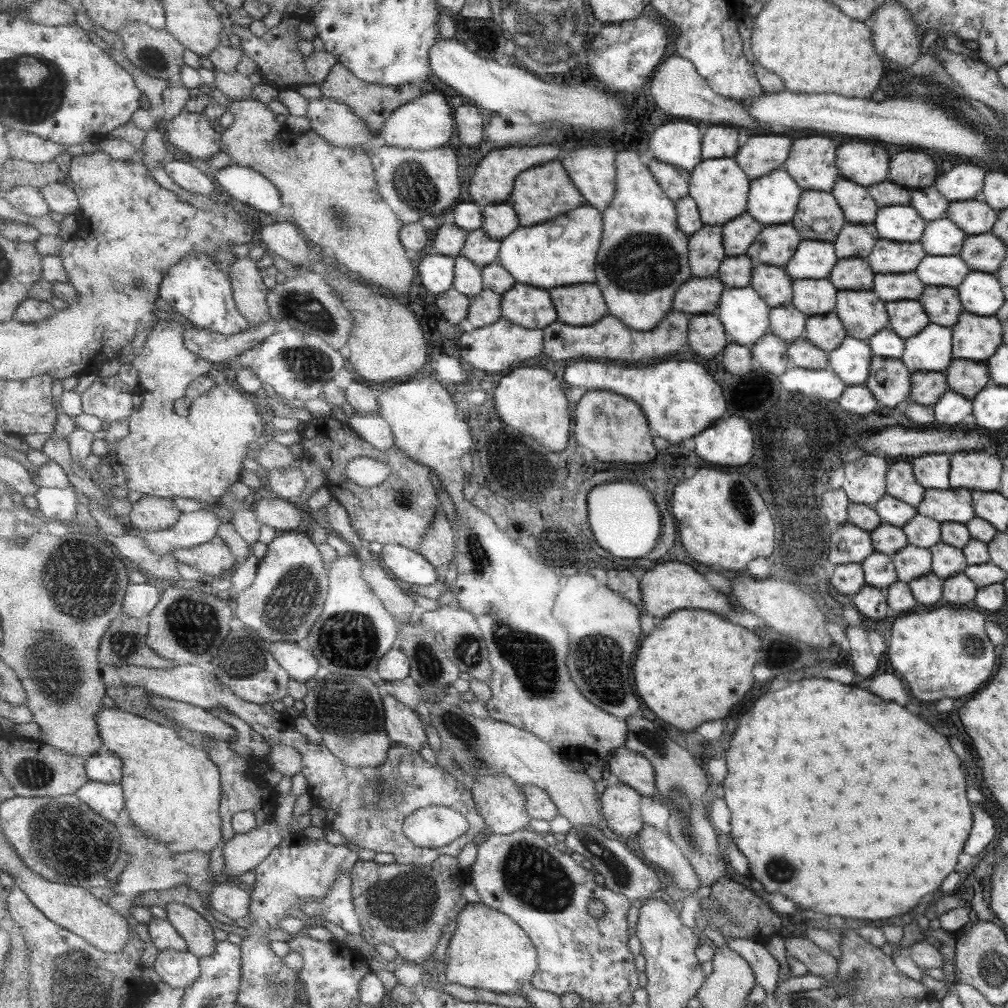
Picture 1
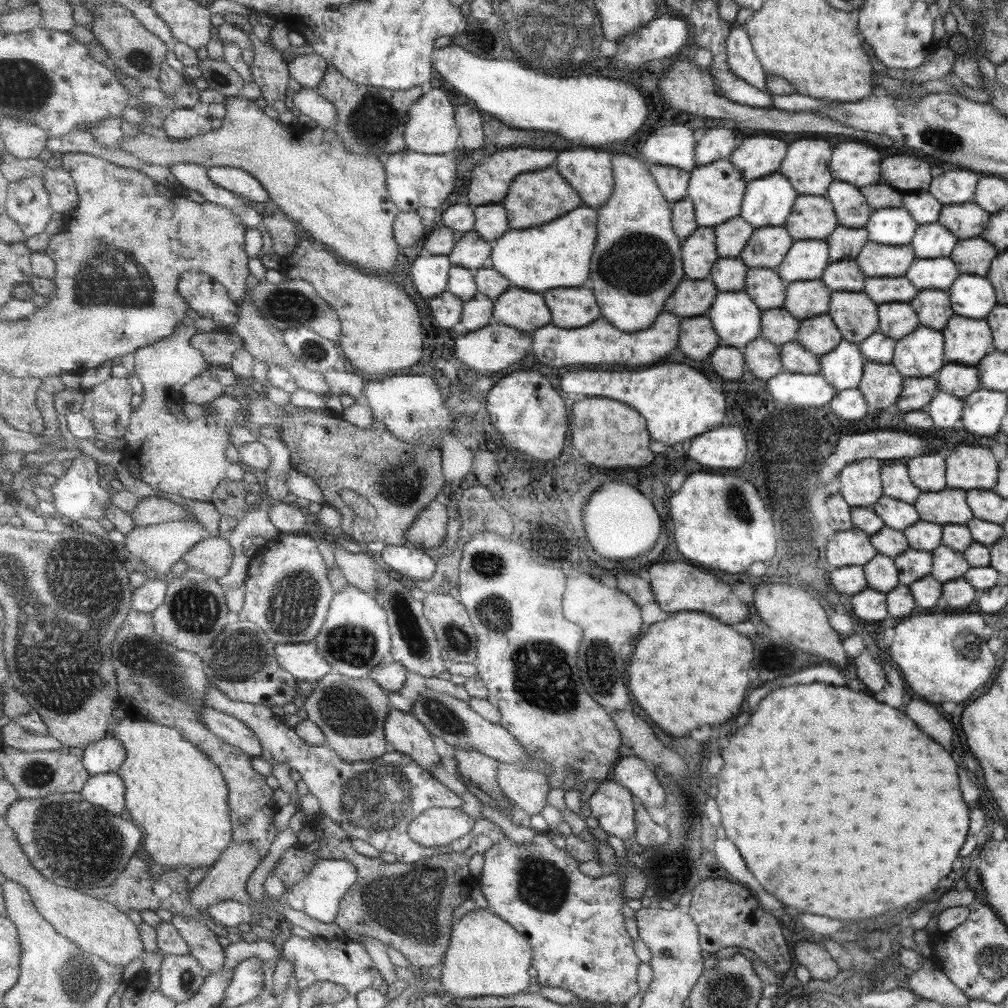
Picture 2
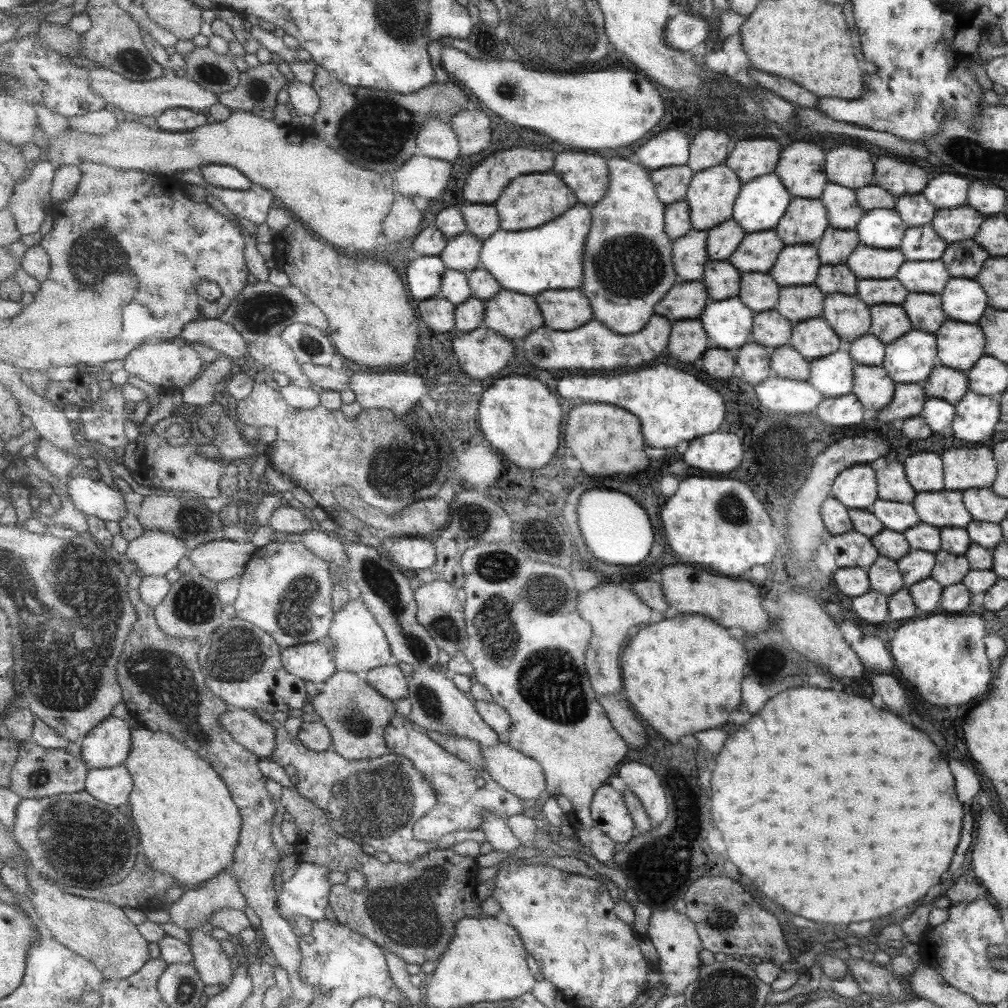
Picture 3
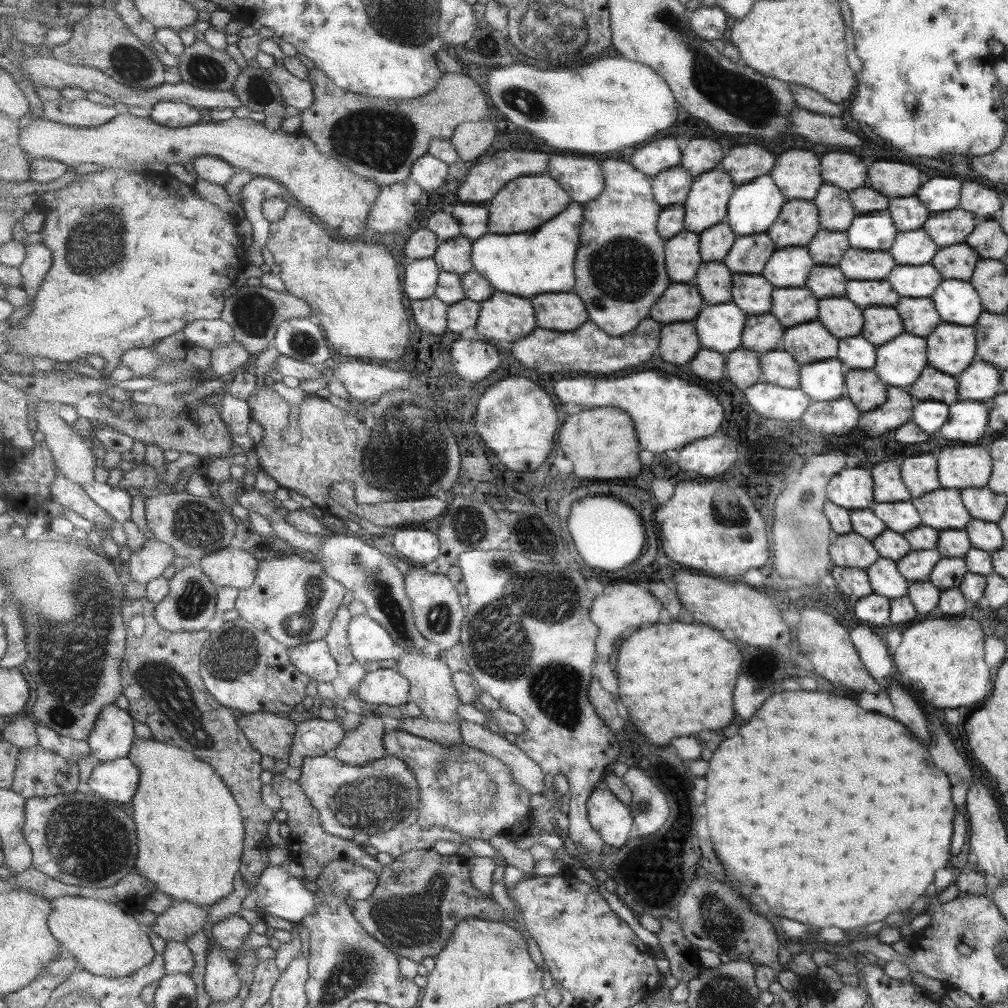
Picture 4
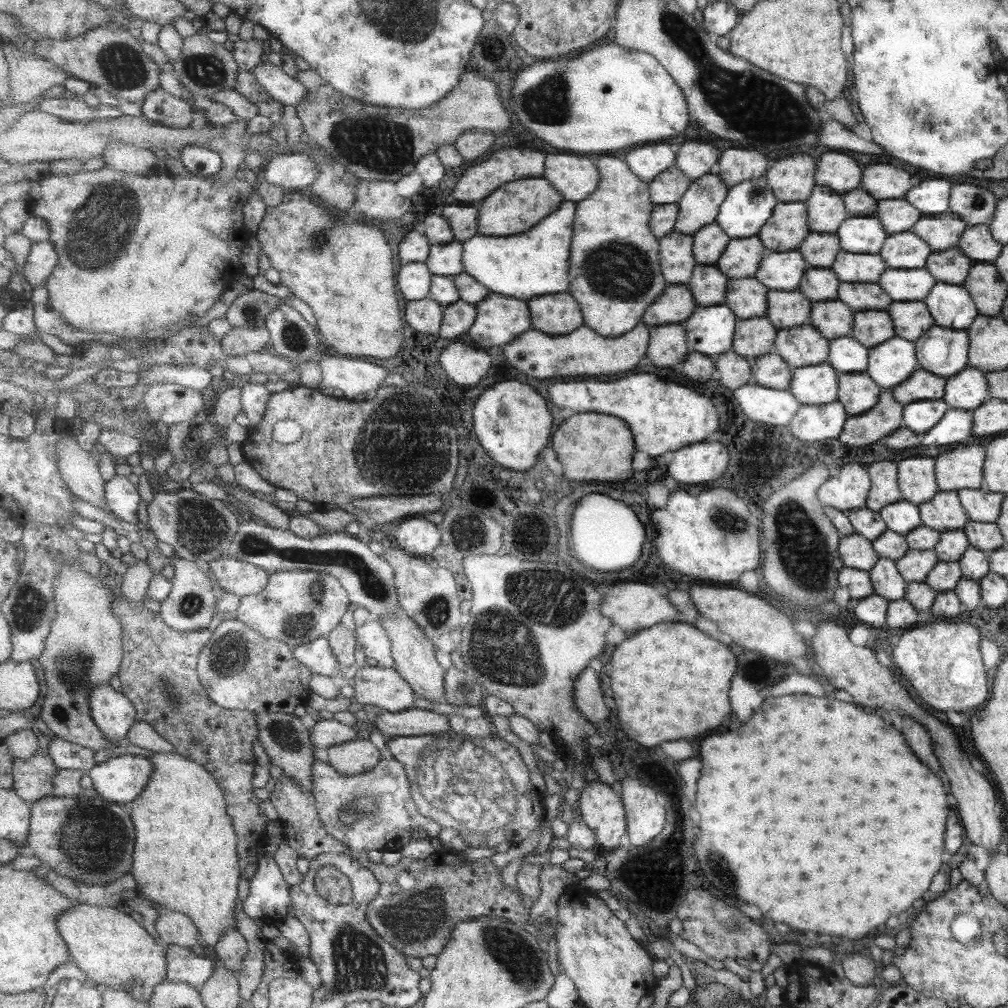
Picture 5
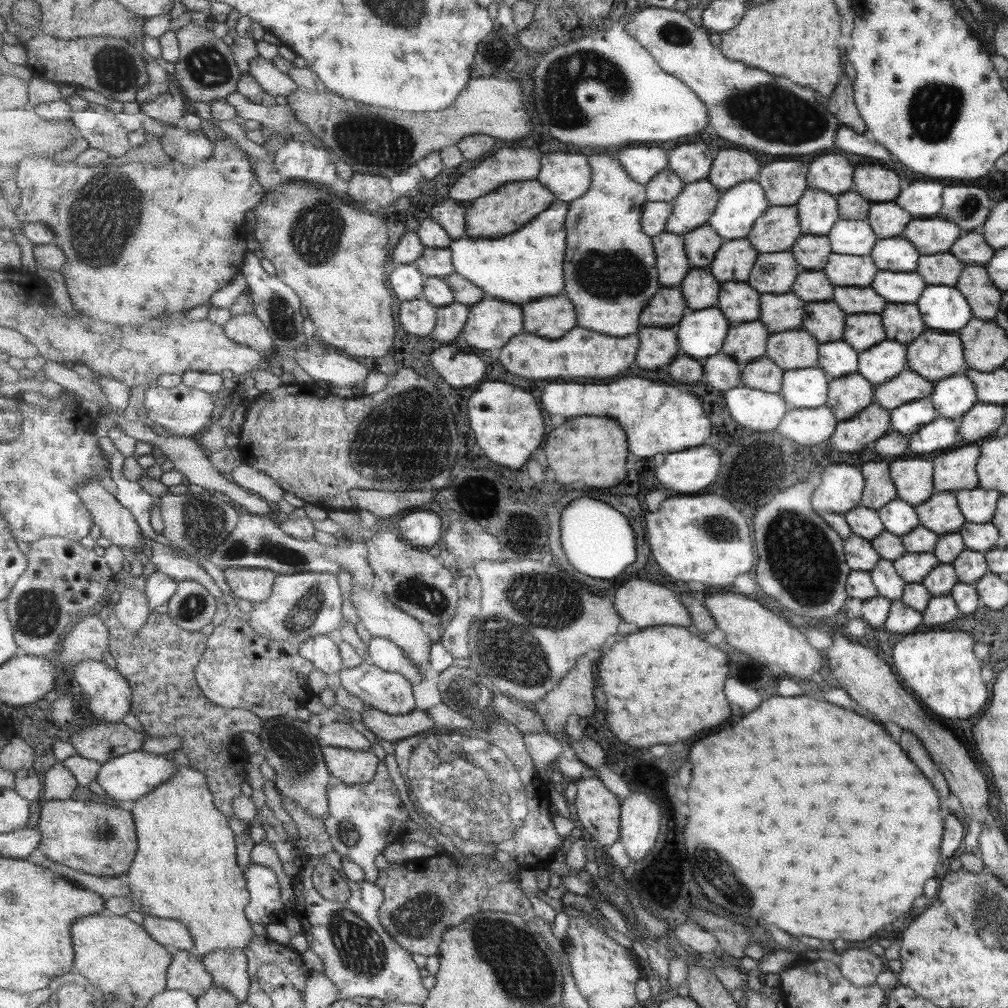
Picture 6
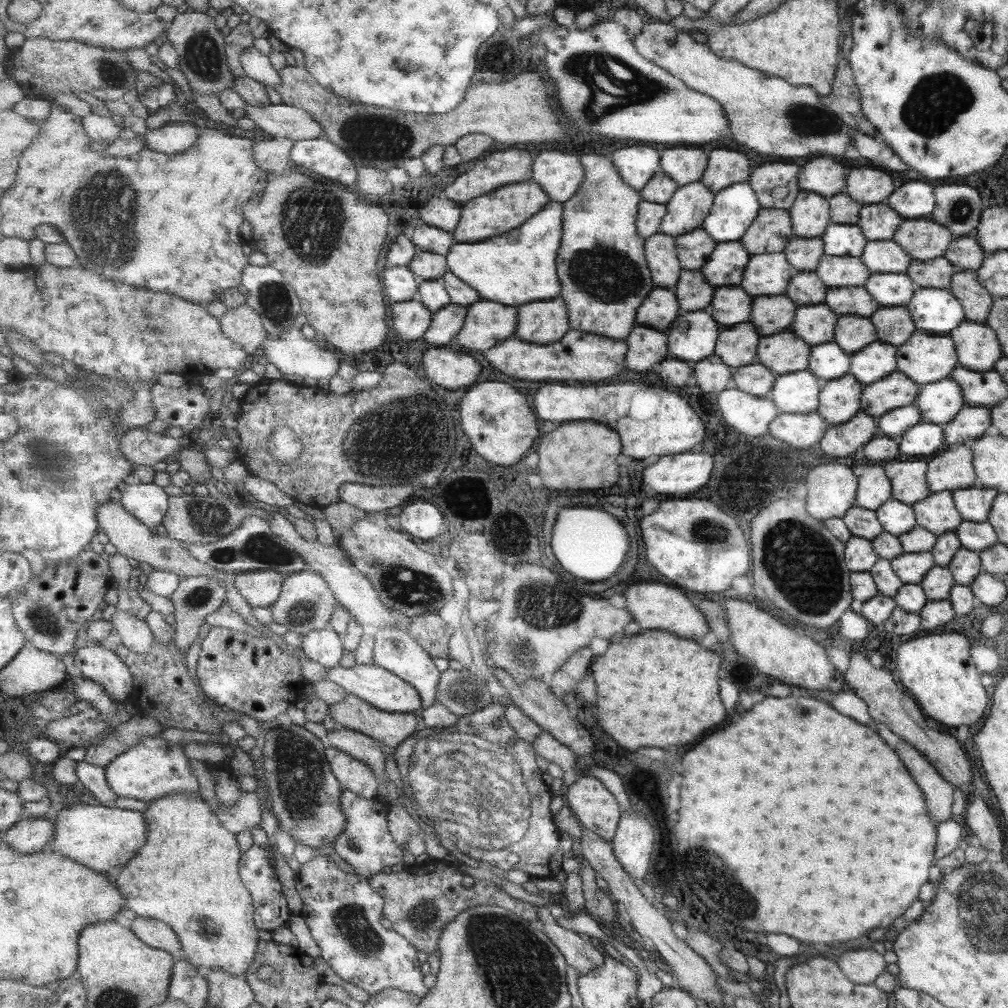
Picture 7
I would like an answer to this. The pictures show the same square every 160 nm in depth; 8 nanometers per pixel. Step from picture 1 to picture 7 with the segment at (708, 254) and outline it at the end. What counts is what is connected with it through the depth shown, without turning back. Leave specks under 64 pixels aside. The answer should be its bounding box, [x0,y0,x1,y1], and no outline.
[646,234,683,292]

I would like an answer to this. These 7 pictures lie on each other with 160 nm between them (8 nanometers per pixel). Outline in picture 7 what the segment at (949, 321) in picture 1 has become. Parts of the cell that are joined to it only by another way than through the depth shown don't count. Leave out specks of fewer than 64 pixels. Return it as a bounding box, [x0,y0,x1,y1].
[868,306,917,347]

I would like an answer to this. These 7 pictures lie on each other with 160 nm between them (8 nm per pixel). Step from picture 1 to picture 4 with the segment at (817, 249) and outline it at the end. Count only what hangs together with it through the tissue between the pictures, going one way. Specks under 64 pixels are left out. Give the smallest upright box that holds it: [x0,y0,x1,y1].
[761,245,814,288]

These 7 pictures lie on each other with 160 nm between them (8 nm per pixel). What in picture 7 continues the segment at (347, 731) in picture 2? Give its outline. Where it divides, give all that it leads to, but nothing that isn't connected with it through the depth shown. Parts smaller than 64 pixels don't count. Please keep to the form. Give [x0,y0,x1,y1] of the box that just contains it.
[326,744,380,799]

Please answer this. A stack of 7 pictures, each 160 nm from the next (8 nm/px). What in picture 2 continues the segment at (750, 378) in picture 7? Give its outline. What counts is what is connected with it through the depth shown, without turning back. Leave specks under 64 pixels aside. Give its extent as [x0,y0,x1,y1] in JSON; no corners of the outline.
[778,341,820,374]

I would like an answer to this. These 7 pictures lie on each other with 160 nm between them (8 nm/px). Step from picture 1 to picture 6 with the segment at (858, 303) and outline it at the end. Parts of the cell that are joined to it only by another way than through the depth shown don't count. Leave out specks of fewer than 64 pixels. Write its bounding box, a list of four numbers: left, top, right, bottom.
[799,300,847,344]

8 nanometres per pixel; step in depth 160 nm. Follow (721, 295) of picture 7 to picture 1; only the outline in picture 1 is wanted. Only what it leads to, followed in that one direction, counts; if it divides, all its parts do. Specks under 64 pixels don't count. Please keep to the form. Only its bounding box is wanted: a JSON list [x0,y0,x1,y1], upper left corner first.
[751,263,793,308]

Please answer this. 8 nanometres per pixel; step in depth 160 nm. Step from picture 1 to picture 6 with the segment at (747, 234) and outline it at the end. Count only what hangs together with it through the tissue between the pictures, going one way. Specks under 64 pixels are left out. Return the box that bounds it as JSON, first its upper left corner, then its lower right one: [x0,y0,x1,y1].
[686,224,725,268]

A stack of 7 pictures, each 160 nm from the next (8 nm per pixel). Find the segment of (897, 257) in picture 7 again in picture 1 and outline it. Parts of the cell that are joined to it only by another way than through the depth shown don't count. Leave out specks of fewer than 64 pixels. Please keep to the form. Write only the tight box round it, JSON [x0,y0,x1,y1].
[918,218,965,256]

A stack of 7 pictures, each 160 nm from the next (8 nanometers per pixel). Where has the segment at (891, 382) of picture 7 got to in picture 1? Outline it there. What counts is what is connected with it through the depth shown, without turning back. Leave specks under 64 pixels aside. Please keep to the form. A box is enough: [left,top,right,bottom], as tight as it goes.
[945,359,990,398]

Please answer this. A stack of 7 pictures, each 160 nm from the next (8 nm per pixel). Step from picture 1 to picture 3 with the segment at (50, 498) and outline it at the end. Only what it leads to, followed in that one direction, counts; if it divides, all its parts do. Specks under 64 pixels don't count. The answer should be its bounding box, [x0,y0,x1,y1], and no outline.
[67,476,128,522]

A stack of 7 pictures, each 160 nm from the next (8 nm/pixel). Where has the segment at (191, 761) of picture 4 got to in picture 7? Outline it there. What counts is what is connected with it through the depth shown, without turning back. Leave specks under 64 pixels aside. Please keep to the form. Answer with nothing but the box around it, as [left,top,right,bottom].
[116,792,259,975]

